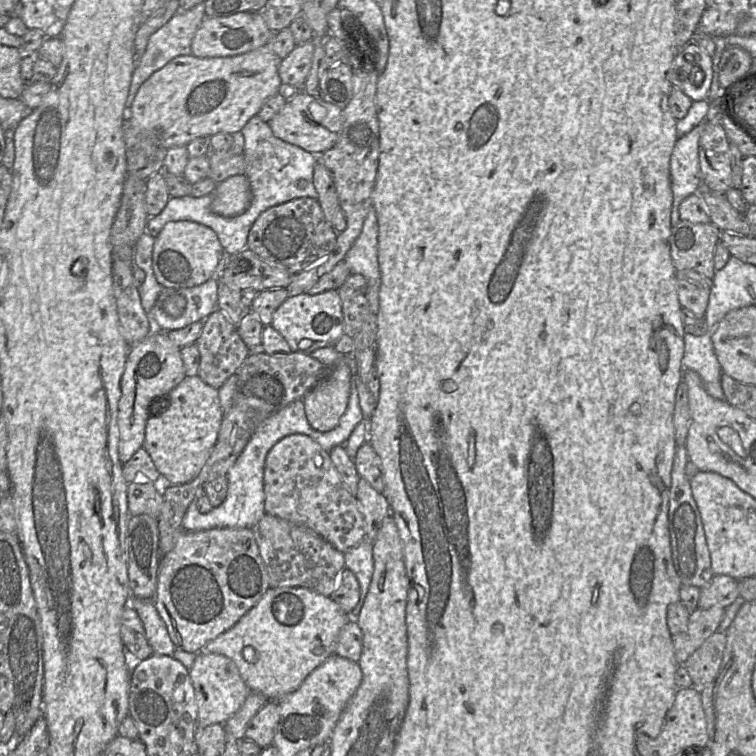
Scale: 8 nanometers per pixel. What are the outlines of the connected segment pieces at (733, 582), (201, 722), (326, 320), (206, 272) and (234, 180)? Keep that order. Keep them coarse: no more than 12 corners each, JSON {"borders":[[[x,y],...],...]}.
{"borders":[[[714,575],[700,589],[698,608],[725,608],[739,596],[738,580]],[[201,650],[189,674],[197,729],[223,725],[250,693],[235,663]],[[337,290],[290,294],[270,324],[310,354],[343,334]],[[167,223],[155,237],[162,287],[215,278],[224,249],[213,230]],[[244,174],[217,183],[210,210],[242,214],[251,201]]]}

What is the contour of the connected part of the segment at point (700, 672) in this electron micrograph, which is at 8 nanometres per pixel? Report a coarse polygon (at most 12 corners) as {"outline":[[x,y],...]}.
{"outline":[[716,631],[683,664],[699,690],[718,675],[726,632]]}

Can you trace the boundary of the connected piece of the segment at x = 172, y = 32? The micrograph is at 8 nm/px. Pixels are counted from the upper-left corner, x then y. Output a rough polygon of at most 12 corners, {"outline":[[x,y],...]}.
{"outline":[[204,3],[179,9],[149,37],[132,73],[124,116],[140,86],[177,56],[191,55]]}

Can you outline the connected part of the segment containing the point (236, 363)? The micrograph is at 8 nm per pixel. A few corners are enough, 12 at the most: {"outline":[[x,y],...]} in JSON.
{"outline":[[218,309],[203,321],[197,375],[219,389],[251,353]]}

